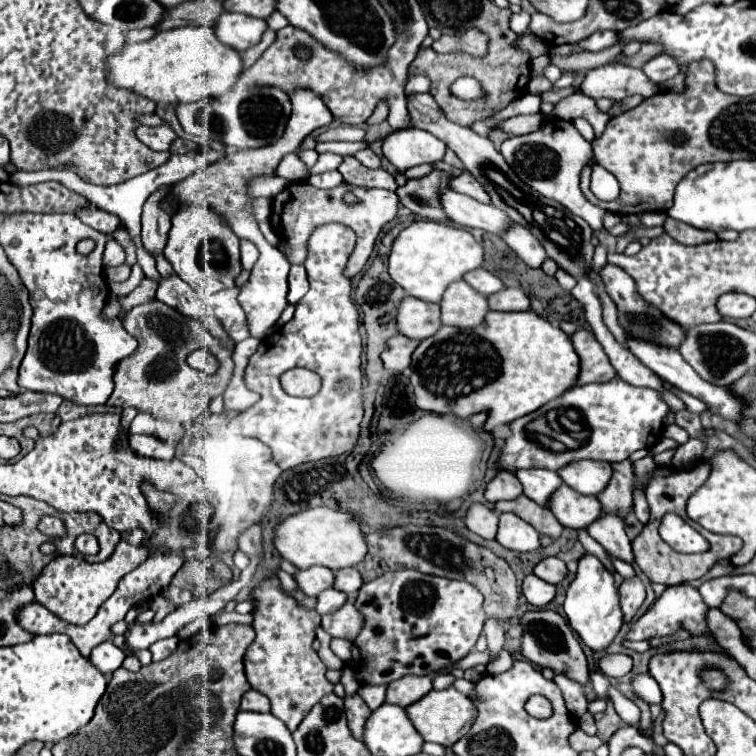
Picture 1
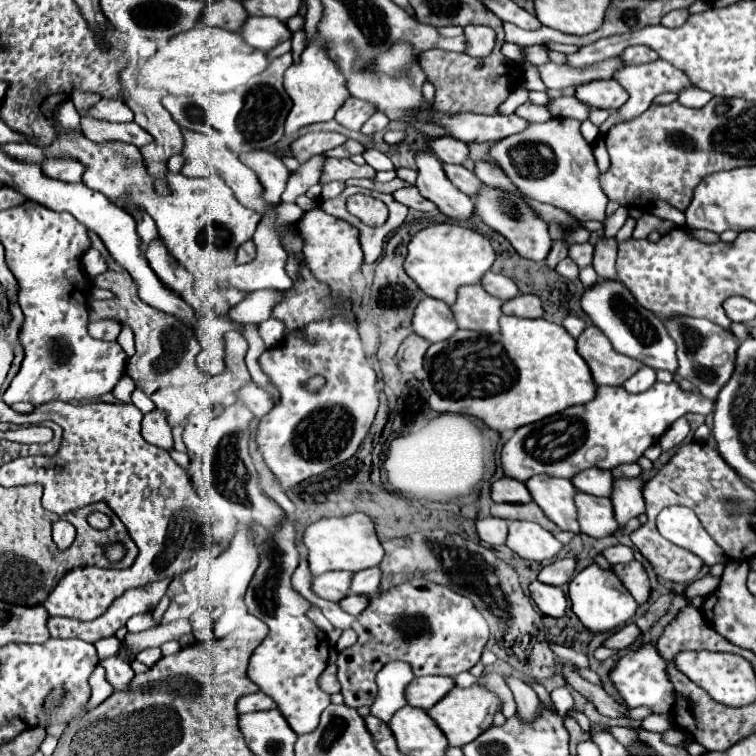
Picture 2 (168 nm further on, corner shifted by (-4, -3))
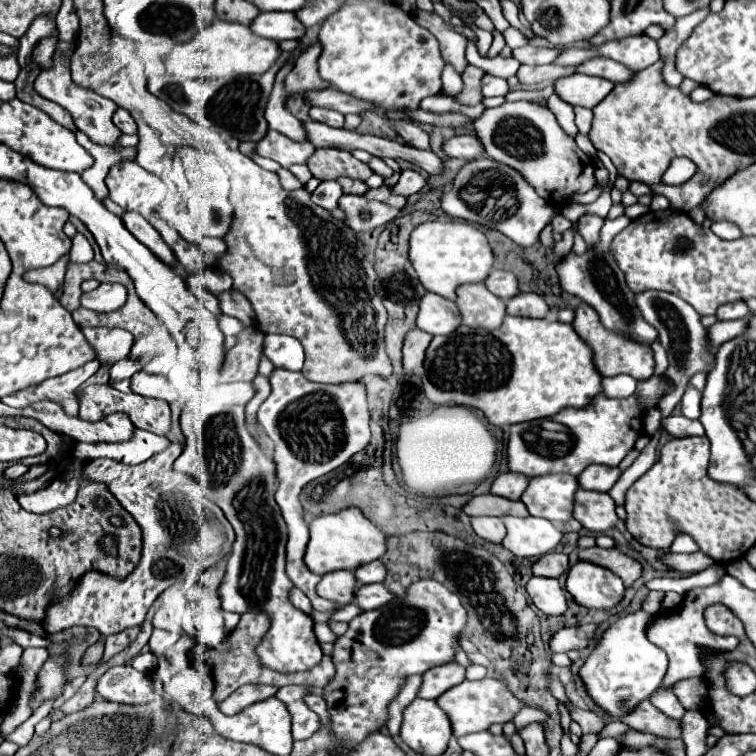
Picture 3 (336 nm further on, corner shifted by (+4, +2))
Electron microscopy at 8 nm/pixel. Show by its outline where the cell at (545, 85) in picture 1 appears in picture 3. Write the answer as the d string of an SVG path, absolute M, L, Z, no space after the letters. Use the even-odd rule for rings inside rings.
M520 65L516 77L520 79L522 85L546 85L554 83L560 77L576 73L576 67L564 67L564 65Z

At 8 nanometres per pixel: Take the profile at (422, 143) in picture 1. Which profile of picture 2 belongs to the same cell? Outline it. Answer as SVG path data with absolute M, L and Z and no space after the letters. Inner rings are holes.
M436 138L430 148L434 150L434 154L438 154L438 158L446 164L464 164L470 156L468 144L460 142L456 138Z

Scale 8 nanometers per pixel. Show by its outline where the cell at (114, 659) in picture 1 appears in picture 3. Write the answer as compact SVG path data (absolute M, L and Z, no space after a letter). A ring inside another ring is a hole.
M114 665L98 679L96 693L114 703L138 705L152 699L152 685L132 665Z

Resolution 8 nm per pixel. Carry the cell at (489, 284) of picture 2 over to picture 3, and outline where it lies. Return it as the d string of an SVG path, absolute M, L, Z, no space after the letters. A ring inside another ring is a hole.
M492 271L492 273L486 277L484 285L486 285L494 295L498 295L498 297L504 299L504 301L508 301L510 297L518 295L518 281L516 281L514 273L510 273L510 271Z

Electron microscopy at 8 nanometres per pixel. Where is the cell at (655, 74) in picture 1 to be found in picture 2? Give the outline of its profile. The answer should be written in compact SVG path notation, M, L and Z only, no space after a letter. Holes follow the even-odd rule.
M656 60L656 62L650 62L650 64L642 64L642 66L624 66L624 68L618 68L616 74L614 74L614 80L618 80L626 92L630 94L628 102L616 110L616 112L610 112L610 118L600 126L600 134L604 136L616 122L622 122L622 120L630 120L630 118L636 118L640 116L644 110L648 110L648 106L652 104L652 100L662 94L662 92L680 92L684 90L686 86L690 86L690 80L686 78L684 72L676 70L670 62L666 60Z

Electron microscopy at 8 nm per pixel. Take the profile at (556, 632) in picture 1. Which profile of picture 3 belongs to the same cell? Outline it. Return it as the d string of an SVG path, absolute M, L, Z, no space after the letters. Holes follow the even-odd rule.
M642 701L638 709L632 709L624 717L620 717L620 721L628 723L636 731L648 731L648 733L654 733L660 737L672 737L672 739L680 737L680 721L666 717L650 701Z

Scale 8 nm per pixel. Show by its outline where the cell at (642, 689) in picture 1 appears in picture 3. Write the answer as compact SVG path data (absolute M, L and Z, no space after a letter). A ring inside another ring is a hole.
M636 611L632 615L620 617L600 637L596 649L580 669L580 677L584 679L590 697L614 719L628 713L628 709L634 709L640 701L648 699L664 681L668 657L660 647L648 641L644 633L644 629L648 629L648 621L652 621L652 615L646 611Z

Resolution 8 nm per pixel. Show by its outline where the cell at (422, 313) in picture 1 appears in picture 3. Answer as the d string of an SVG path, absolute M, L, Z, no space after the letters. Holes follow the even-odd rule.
M426 293L424 299L420 299L420 311L416 319L418 329L430 335L448 335L458 325L460 325L460 313L452 301L436 293Z

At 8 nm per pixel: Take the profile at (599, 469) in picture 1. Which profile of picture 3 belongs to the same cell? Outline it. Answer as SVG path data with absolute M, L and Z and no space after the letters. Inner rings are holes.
M590 465L580 473L578 481L582 489L592 489L592 491L608 491L616 479L620 477L618 467L604 467L604 465Z

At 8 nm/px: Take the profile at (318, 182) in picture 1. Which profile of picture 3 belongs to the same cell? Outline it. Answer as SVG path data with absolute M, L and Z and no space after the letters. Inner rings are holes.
M322 181L316 191L312 193L312 201L324 209L336 209L338 207L338 199L342 195L342 187L338 181Z

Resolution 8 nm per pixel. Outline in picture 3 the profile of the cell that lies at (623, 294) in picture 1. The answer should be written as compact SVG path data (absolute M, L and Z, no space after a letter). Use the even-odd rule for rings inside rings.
M586 215L578 221L578 233L584 237L588 249L592 249L592 245L596 245L596 241L600 239L602 225L604 225L604 219L600 219L596 215Z

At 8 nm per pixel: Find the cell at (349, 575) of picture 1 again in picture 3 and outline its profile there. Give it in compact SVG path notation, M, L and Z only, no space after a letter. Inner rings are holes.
M372 561L368 565L360 565L354 569L356 573L356 581L360 581L360 585L366 585L366 583L378 583L384 579L386 575L386 569L382 565L382 561Z

